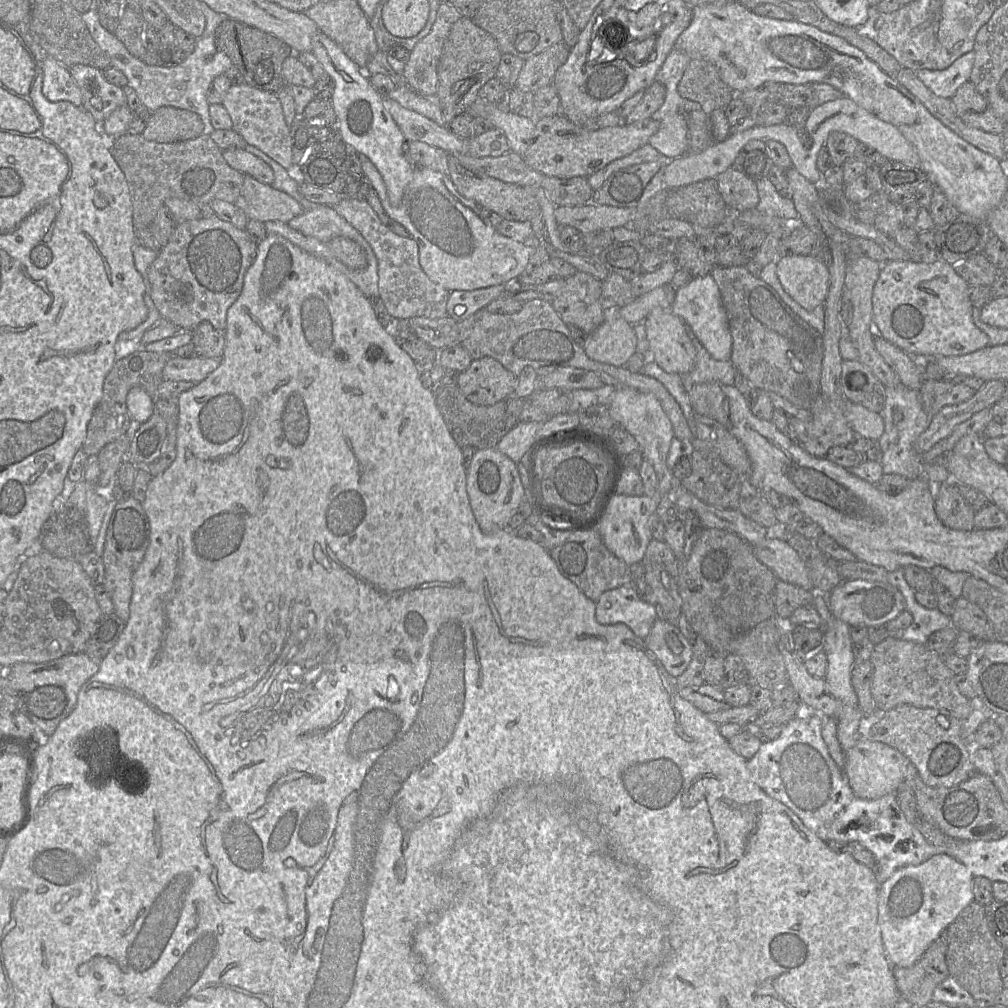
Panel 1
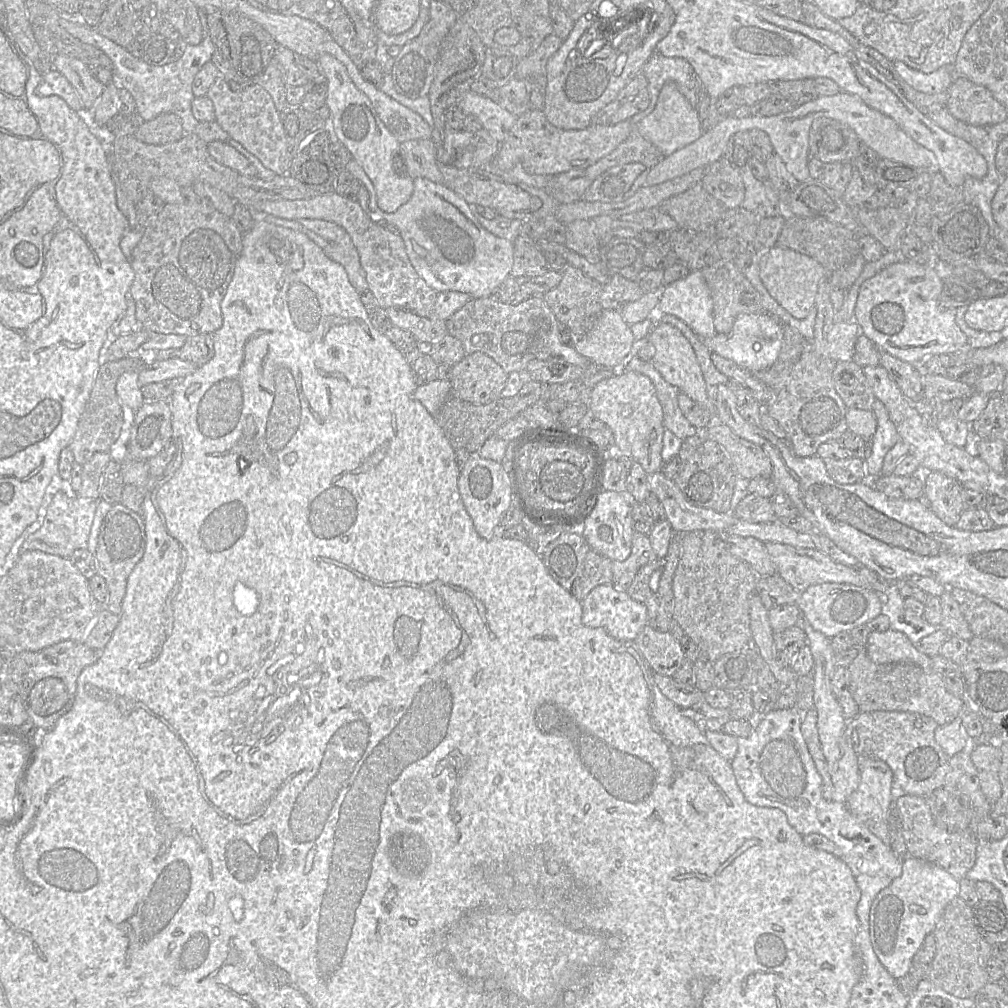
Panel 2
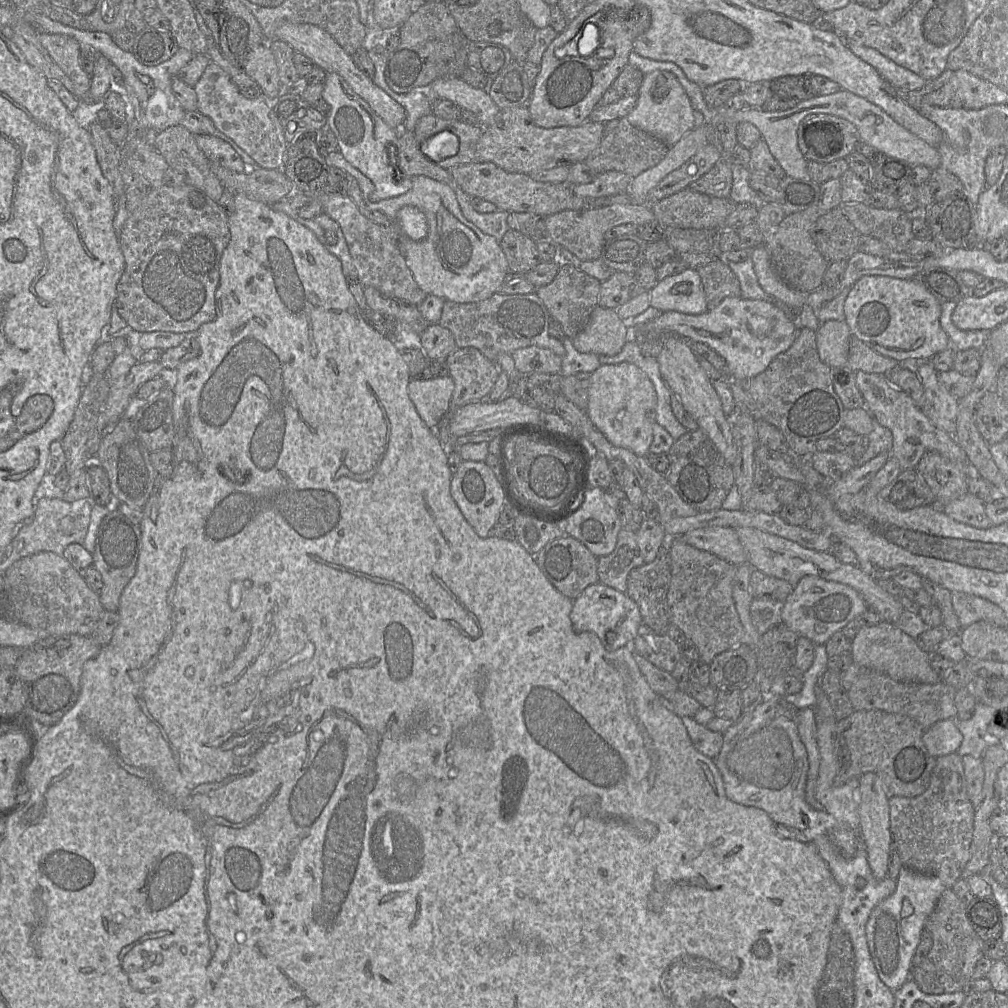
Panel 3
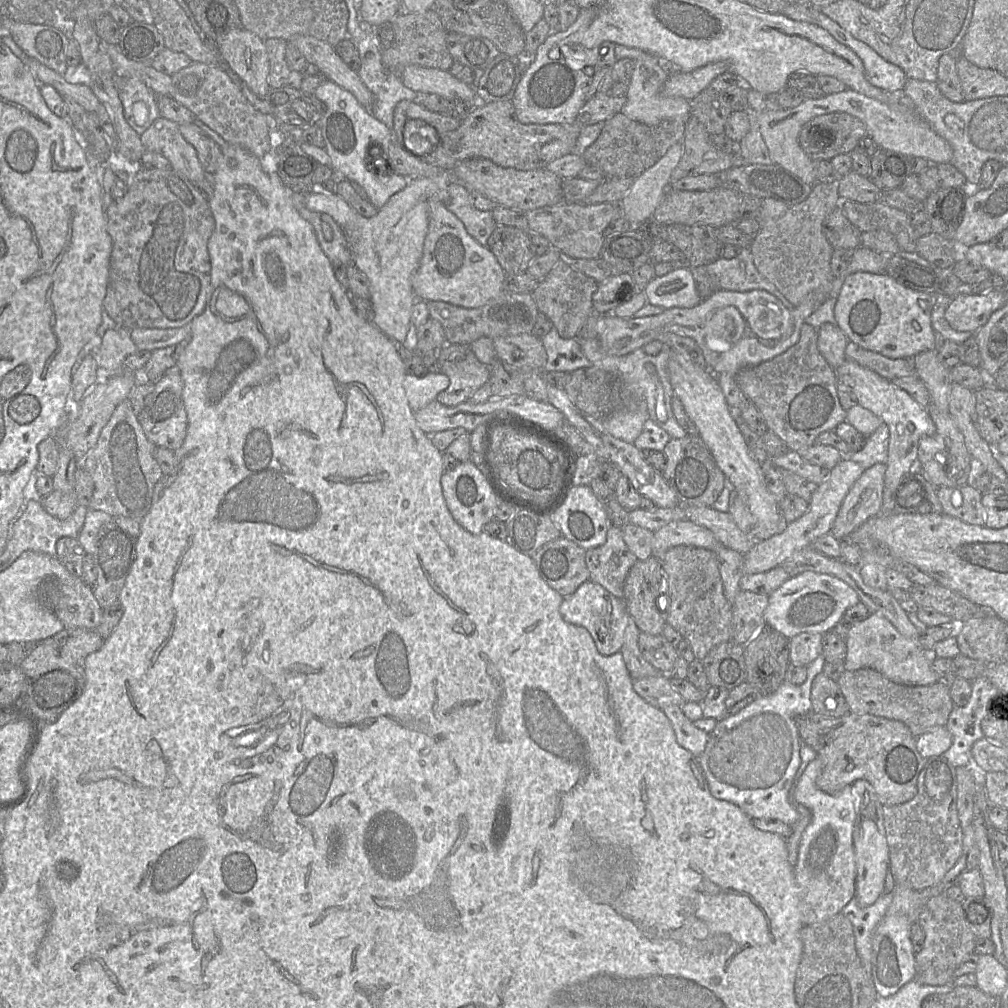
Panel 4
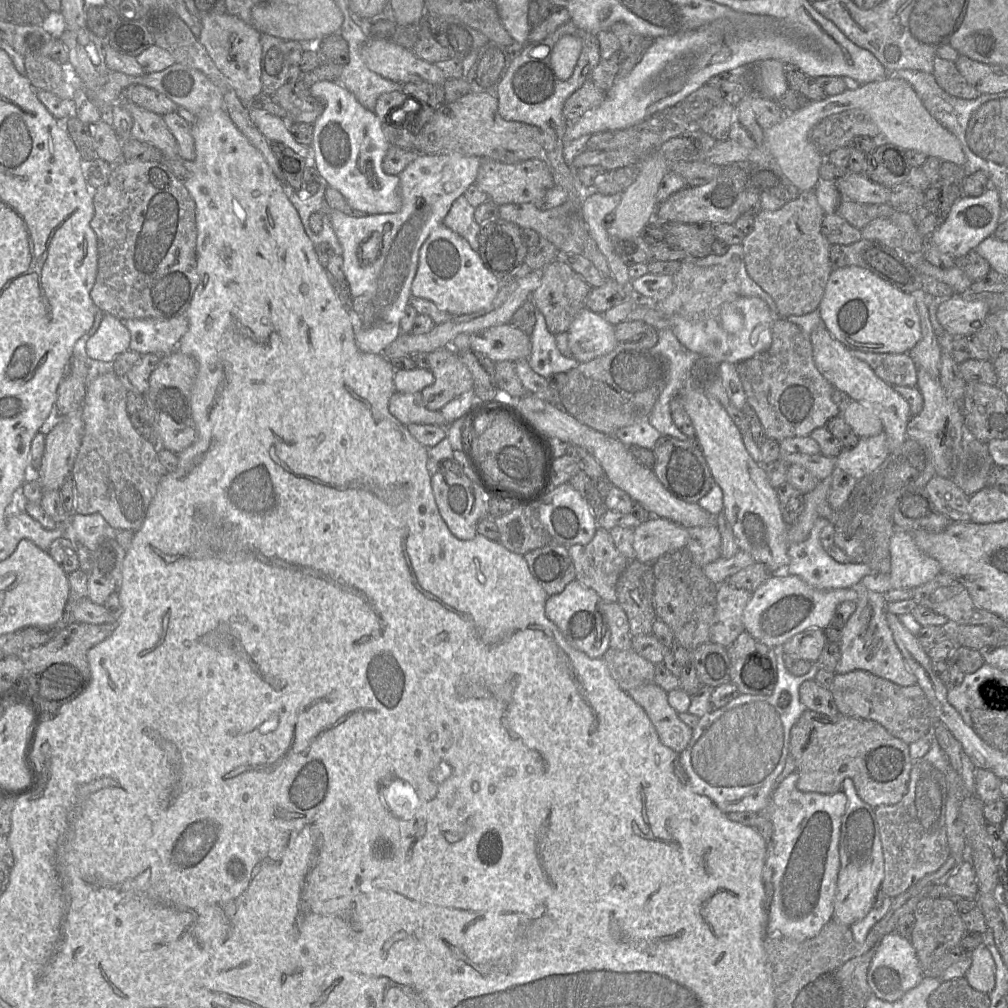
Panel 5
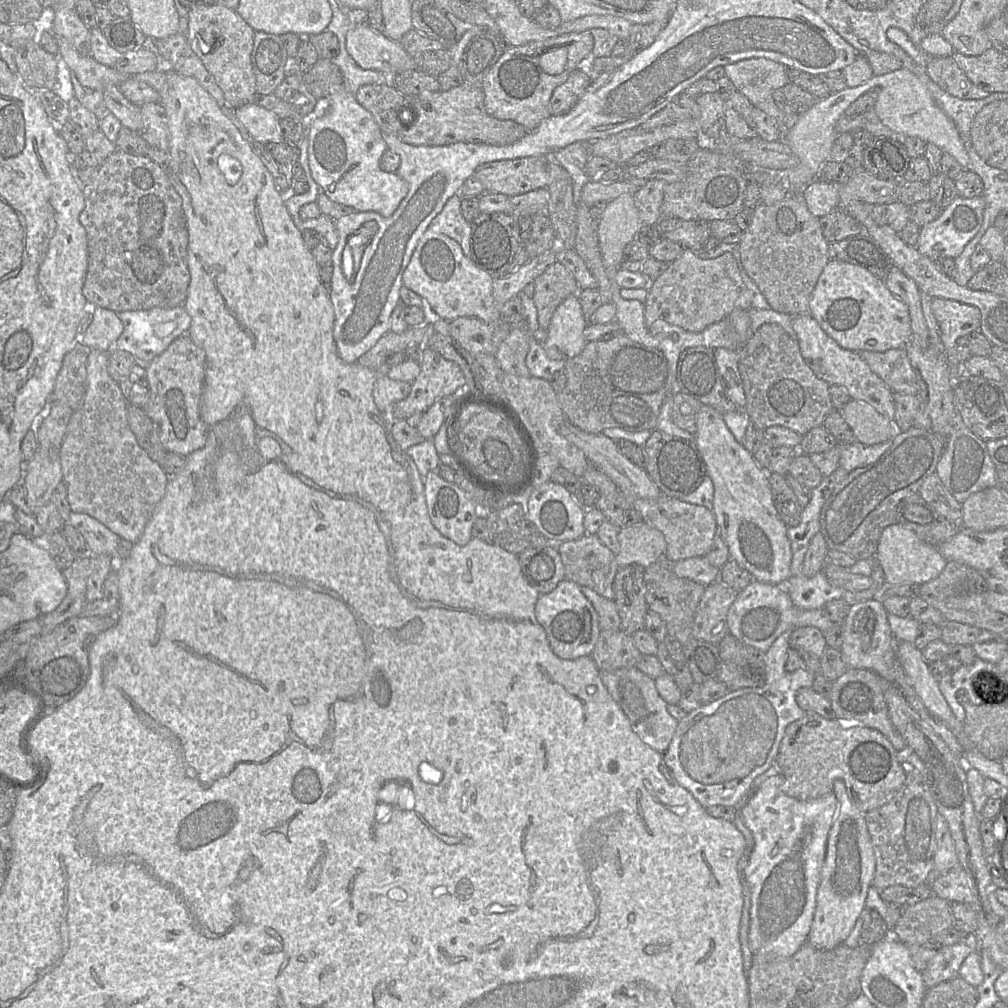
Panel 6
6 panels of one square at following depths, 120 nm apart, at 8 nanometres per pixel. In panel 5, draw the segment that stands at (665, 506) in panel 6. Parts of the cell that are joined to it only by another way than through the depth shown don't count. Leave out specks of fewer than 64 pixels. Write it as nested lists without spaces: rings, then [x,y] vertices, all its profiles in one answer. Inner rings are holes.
[[[716,525],[687,528],[688,542],[685,547],[694,562],[704,567],[721,558],[721,537]]]

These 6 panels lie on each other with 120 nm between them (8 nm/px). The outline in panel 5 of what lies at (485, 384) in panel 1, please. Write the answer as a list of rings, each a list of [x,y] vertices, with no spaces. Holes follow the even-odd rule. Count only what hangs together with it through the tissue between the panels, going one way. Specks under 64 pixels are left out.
[[[440,348],[429,353],[428,358],[435,380],[420,392],[428,410],[441,410],[454,398],[473,390],[472,374],[455,349]]]

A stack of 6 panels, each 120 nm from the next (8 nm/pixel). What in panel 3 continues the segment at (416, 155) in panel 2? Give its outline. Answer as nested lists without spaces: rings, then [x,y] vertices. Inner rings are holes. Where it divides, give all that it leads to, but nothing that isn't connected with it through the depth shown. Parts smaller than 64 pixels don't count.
[[[404,124],[402,129],[399,130],[397,143],[391,143],[394,147],[389,148],[388,158],[391,165],[393,164],[394,174],[400,175],[402,178],[413,178],[415,176],[425,176],[427,178],[436,180],[438,182],[452,184],[452,179],[449,170],[442,169],[435,163],[431,162],[428,156],[422,153],[417,145],[416,137],[413,131],[407,131],[404,129]]]

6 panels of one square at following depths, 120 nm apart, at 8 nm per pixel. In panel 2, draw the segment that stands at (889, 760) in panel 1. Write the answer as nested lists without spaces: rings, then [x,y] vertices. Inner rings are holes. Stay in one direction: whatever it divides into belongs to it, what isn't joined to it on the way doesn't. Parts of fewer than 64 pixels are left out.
[[[858,756],[860,783],[845,803],[850,812],[868,829],[890,845],[888,814],[896,797],[893,773],[891,768],[876,757]]]

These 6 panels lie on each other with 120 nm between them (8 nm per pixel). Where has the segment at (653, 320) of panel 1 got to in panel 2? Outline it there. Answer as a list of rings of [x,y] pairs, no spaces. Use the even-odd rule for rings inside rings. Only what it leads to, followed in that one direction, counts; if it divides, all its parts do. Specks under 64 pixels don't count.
[[[656,323],[648,335],[648,342],[655,349],[652,363],[662,377],[679,392],[686,394],[692,400],[713,410],[714,397],[704,380],[695,351],[687,338],[675,327],[667,323]]]

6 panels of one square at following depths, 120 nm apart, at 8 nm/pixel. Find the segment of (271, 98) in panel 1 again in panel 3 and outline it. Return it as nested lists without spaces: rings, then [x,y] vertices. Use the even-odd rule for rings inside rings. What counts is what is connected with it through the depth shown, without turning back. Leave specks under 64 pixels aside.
[[[213,62],[206,67],[193,88],[197,95],[197,111],[209,117],[217,130],[233,140],[260,168],[283,169],[288,144],[268,99],[252,99],[243,96],[230,76]]]

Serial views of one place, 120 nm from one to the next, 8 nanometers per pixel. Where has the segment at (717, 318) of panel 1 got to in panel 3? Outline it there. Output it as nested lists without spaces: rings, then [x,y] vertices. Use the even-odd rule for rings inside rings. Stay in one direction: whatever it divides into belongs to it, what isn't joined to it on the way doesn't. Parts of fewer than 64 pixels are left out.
[[[693,268],[658,281],[649,294],[650,306],[660,312],[678,311],[697,315],[709,309],[701,277]]]

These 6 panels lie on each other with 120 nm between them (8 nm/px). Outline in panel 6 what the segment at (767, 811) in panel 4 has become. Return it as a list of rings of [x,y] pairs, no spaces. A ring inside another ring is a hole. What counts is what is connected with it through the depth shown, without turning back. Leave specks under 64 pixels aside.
[[[791,631],[781,634],[765,652],[766,678],[761,687],[741,688],[729,691],[725,696],[701,706],[678,722],[672,740],[663,758],[676,781],[688,790],[704,807],[724,805],[739,808],[756,789],[754,780],[763,774],[776,760],[786,727],[806,712],[796,702],[796,692],[812,687],[816,674],[805,669],[786,670]]]

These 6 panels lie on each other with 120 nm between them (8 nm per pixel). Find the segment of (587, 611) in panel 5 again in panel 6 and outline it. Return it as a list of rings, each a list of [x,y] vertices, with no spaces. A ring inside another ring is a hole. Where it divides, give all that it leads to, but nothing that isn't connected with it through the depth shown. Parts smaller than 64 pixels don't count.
[[[564,579],[553,591],[540,595],[535,605],[535,616],[546,632],[552,651],[558,657],[574,660],[591,655],[601,628],[596,610],[577,583]]]

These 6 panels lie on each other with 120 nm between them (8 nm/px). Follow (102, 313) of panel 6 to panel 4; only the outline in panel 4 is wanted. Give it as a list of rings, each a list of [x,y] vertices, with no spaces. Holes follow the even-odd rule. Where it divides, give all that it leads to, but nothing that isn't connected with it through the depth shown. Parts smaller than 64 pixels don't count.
[[[116,327],[105,332],[101,345],[92,351],[98,364],[107,370],[124,368],[125,359],[138,351],[128,329]]]

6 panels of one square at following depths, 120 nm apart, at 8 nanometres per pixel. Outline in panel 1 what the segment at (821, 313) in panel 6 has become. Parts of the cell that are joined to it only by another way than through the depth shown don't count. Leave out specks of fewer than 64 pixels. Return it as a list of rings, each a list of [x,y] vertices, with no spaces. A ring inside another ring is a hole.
[[[942,259],[922,262],[887,260],[881,266],[872,295],[875,333],[917,359],[960,356],[982,349],[988,346],[989,338],[973,321],[969,287],[954,266]]]

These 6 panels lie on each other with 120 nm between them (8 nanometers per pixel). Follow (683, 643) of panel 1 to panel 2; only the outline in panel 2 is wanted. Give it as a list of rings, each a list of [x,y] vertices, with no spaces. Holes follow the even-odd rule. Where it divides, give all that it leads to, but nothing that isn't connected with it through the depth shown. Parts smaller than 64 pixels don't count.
[[[646,625],[634,640],[653,672],[672,676],[683,665],[683,647],[671,632],[660,632]]]

